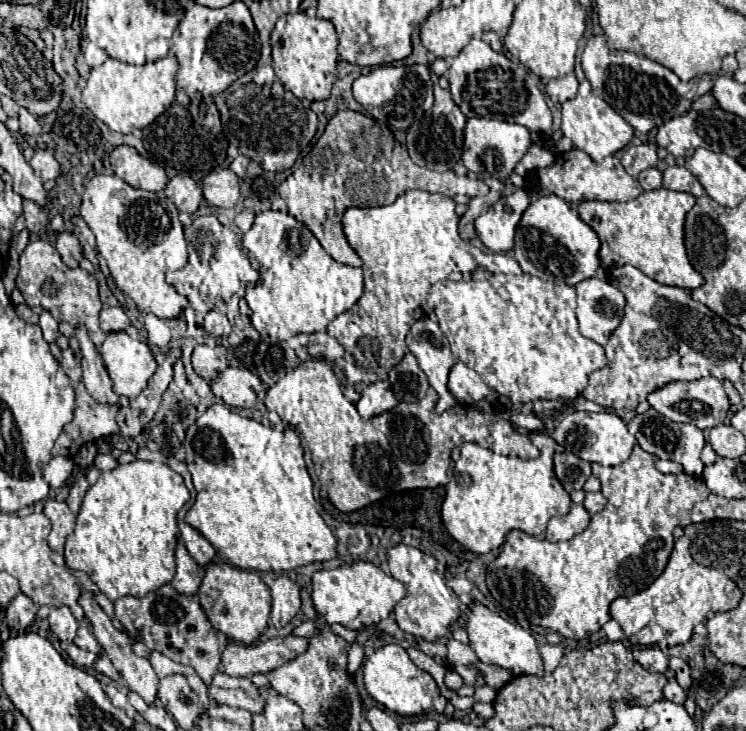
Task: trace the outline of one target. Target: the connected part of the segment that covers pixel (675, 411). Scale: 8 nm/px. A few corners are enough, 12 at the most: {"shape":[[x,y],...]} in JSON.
{"shape":[[716,377],[666,383],[648,395],[664,417],[700,429],[730,409]]}

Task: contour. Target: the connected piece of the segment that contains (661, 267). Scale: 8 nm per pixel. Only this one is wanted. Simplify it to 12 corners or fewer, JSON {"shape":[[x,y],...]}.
{"shape":[[644,191],[582,201],[606,267],[634,265],[660,285],[704,277],[684,247],[696,197]]}

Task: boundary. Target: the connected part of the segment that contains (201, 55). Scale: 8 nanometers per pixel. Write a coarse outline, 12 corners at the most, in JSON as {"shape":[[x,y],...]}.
{"shape":[[242,1],[194,5],[146,63],[174,55],[174,83],[214,97],[256,67]]}

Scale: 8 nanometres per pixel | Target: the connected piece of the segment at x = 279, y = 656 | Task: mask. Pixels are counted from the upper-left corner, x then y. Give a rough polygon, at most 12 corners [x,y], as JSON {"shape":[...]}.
{"shape":[[308,637],[230,643],[218,667],[230,677],[268,673],[308,649]]}

